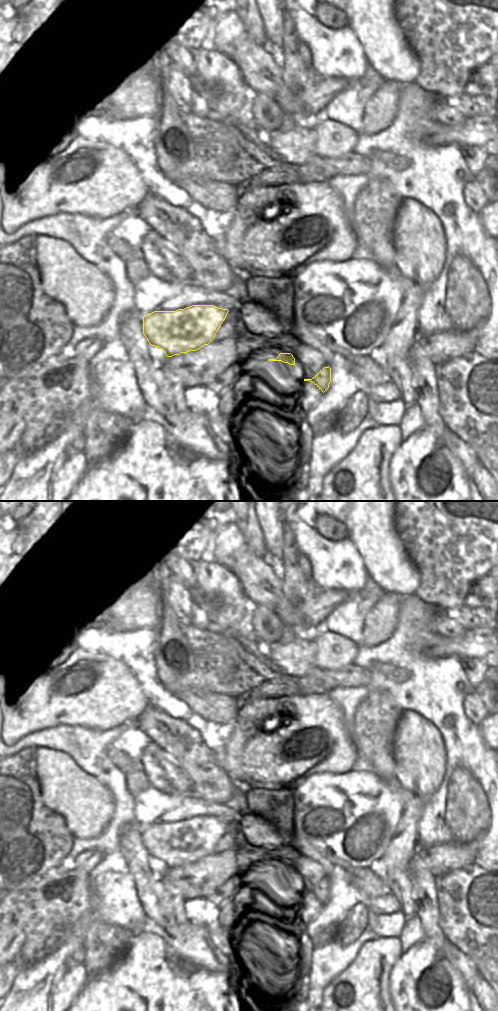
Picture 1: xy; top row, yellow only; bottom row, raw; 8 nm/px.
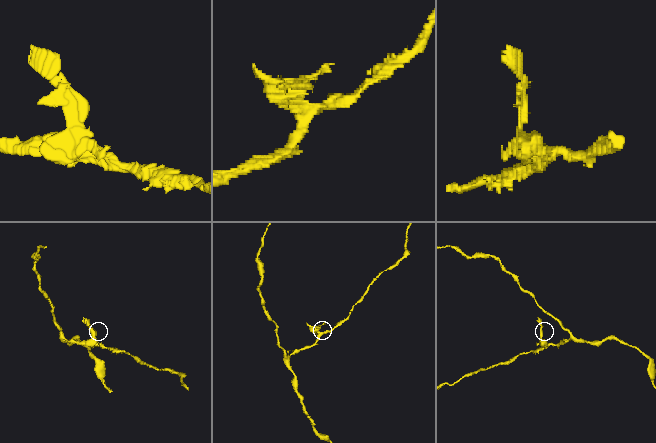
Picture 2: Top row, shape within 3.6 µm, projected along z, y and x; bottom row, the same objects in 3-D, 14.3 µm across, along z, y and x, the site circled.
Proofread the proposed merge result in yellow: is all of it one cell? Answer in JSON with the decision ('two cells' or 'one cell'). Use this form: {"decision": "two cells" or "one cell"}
{"decision": "two cells"}

